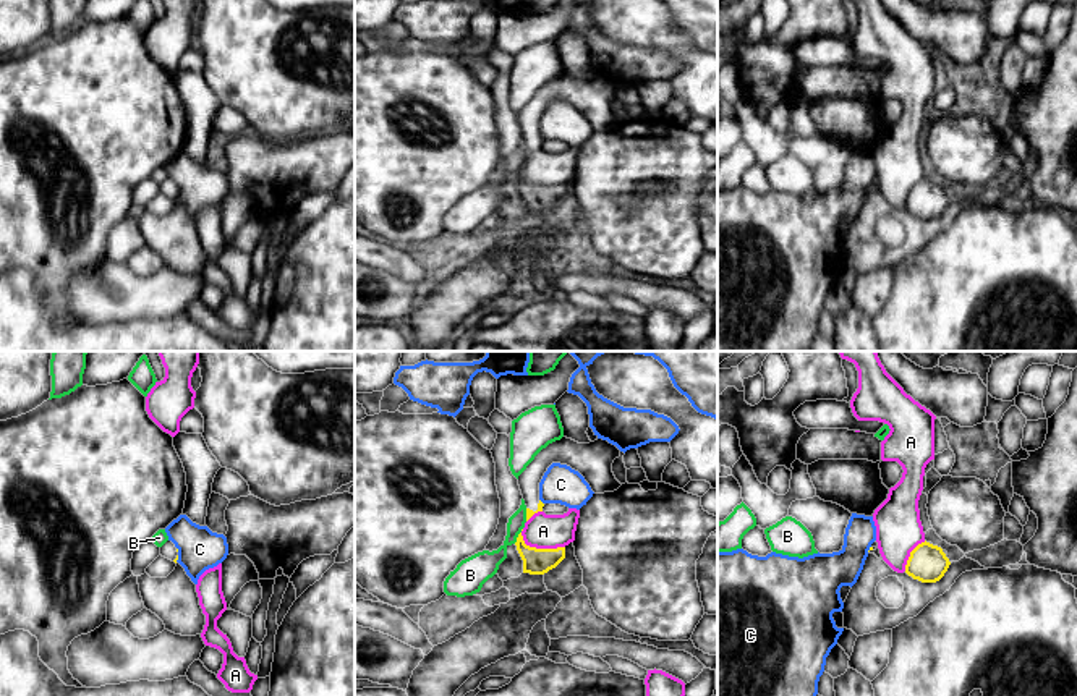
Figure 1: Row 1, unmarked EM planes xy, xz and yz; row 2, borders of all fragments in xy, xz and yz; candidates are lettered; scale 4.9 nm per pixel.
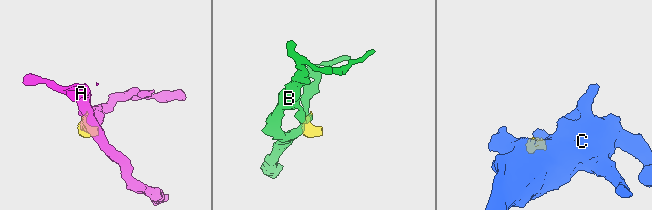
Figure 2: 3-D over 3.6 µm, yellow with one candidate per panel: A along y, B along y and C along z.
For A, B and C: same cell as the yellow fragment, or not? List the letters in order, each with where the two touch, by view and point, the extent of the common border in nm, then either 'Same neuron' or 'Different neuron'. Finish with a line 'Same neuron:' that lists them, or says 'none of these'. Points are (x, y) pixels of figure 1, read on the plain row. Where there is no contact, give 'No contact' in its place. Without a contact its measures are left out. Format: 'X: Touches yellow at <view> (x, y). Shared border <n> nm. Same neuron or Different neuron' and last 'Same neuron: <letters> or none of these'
A: Touches yellow at xz (540, 186). Shared border 240 nm. Different neuron
B: Touches yellow at xz (519, 174). Shared border 90 nm. Different neuron
C: Touches yellow at xy (177, 196). Shared border 40 nm. Different neuron
Same neuron: none of these

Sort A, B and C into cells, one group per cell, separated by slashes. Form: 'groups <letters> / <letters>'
groups A / B / C

